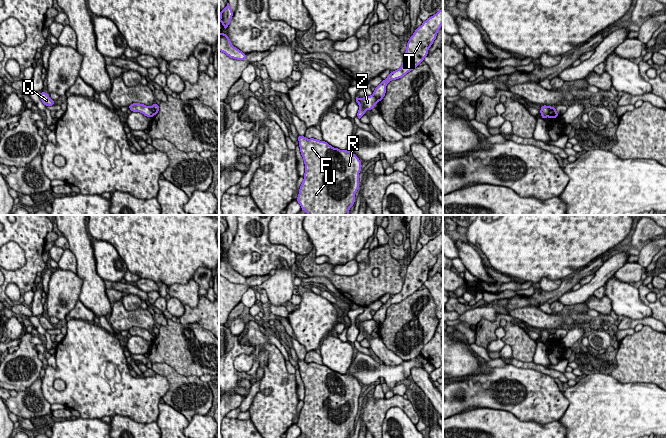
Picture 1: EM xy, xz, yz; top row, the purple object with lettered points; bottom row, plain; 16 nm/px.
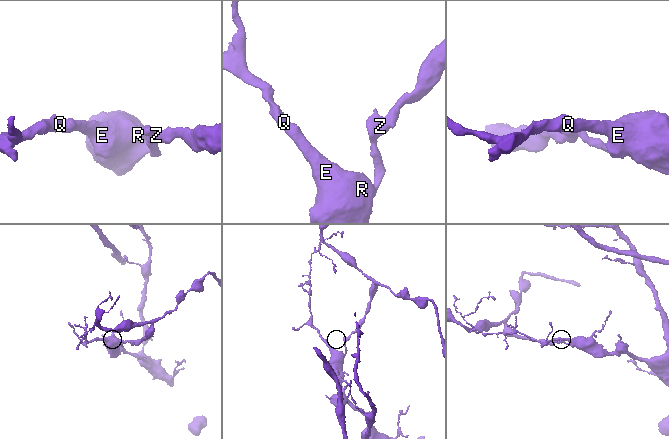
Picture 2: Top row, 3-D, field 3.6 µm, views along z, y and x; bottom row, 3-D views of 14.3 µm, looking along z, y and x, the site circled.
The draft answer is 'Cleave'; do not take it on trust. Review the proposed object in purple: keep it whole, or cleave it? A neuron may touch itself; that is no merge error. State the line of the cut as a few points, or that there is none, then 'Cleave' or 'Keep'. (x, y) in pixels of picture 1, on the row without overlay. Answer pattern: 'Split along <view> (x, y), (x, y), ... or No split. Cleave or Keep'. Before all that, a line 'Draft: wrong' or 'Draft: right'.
Draft: right
Split along yz (553, 331), (547, 340). Cleave

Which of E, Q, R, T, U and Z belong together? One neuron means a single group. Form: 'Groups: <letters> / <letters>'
Groups: E Q R U Z / T

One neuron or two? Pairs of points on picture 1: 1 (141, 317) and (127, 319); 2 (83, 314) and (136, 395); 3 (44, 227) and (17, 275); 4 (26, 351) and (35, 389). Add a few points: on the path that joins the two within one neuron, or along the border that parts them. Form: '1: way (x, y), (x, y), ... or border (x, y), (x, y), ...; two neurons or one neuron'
1: way (138, 318), (130, 319); one neuron
2: border (68, 318), (80, 318), (89, 322); two neurons
3: way (33, 240), (33, 262), (30, 265); one neuron
4: border (39, 375), (25, 391); two neurons

